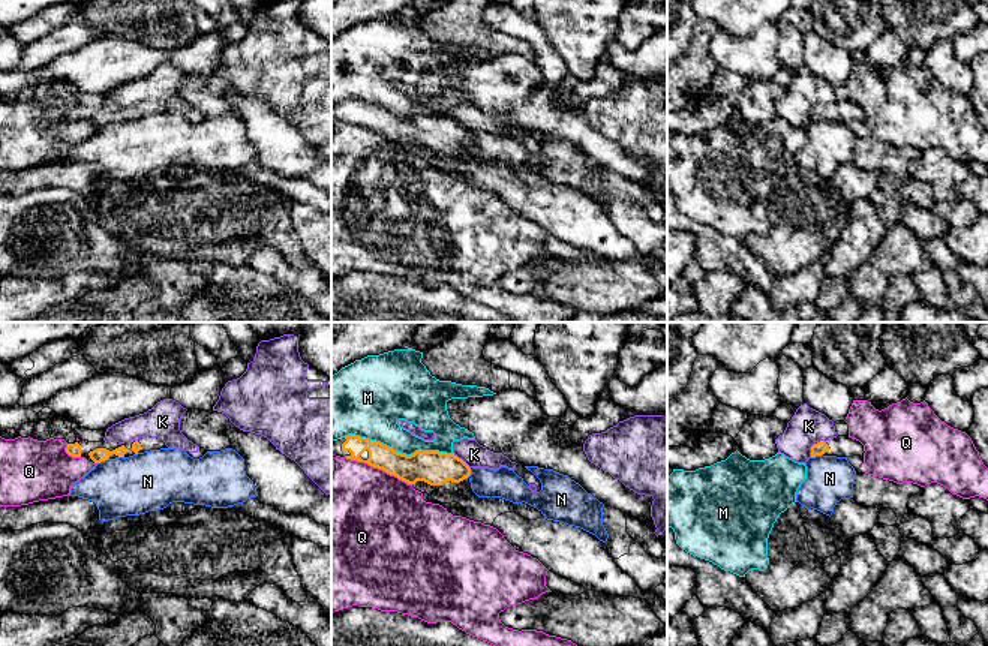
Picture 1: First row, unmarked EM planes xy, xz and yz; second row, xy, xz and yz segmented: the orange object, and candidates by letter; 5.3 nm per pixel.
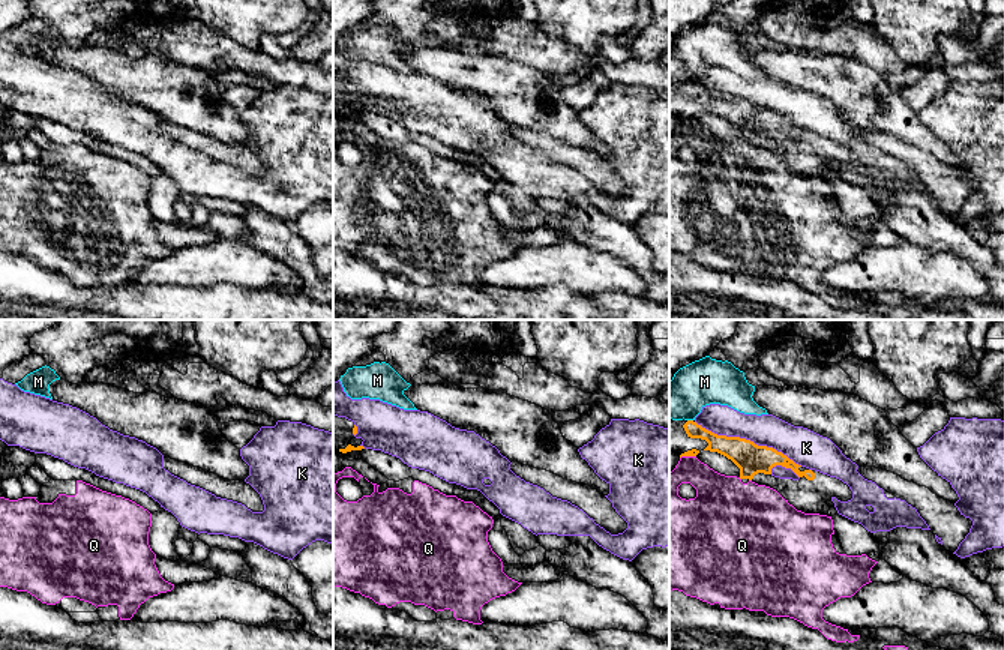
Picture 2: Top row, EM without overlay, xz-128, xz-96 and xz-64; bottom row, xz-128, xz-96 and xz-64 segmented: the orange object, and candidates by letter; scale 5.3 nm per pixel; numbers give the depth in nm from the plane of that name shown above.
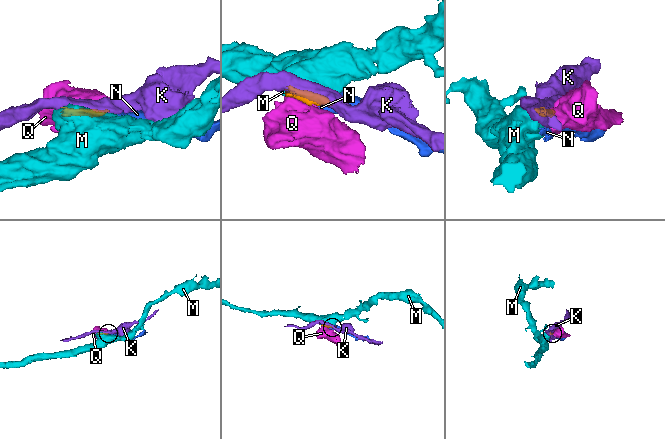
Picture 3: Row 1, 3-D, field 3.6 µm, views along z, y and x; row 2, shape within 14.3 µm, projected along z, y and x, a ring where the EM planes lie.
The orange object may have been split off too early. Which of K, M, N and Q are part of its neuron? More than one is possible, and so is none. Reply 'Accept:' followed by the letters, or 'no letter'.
Accept: no letter

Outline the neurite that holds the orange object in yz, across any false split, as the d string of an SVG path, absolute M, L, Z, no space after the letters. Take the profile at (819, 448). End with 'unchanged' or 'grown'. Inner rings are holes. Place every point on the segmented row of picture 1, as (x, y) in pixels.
M837 436L831 441L820 441L811 447L811 457L816 456L837 456L837 457L864 457L864 445L849 436Z | grown

